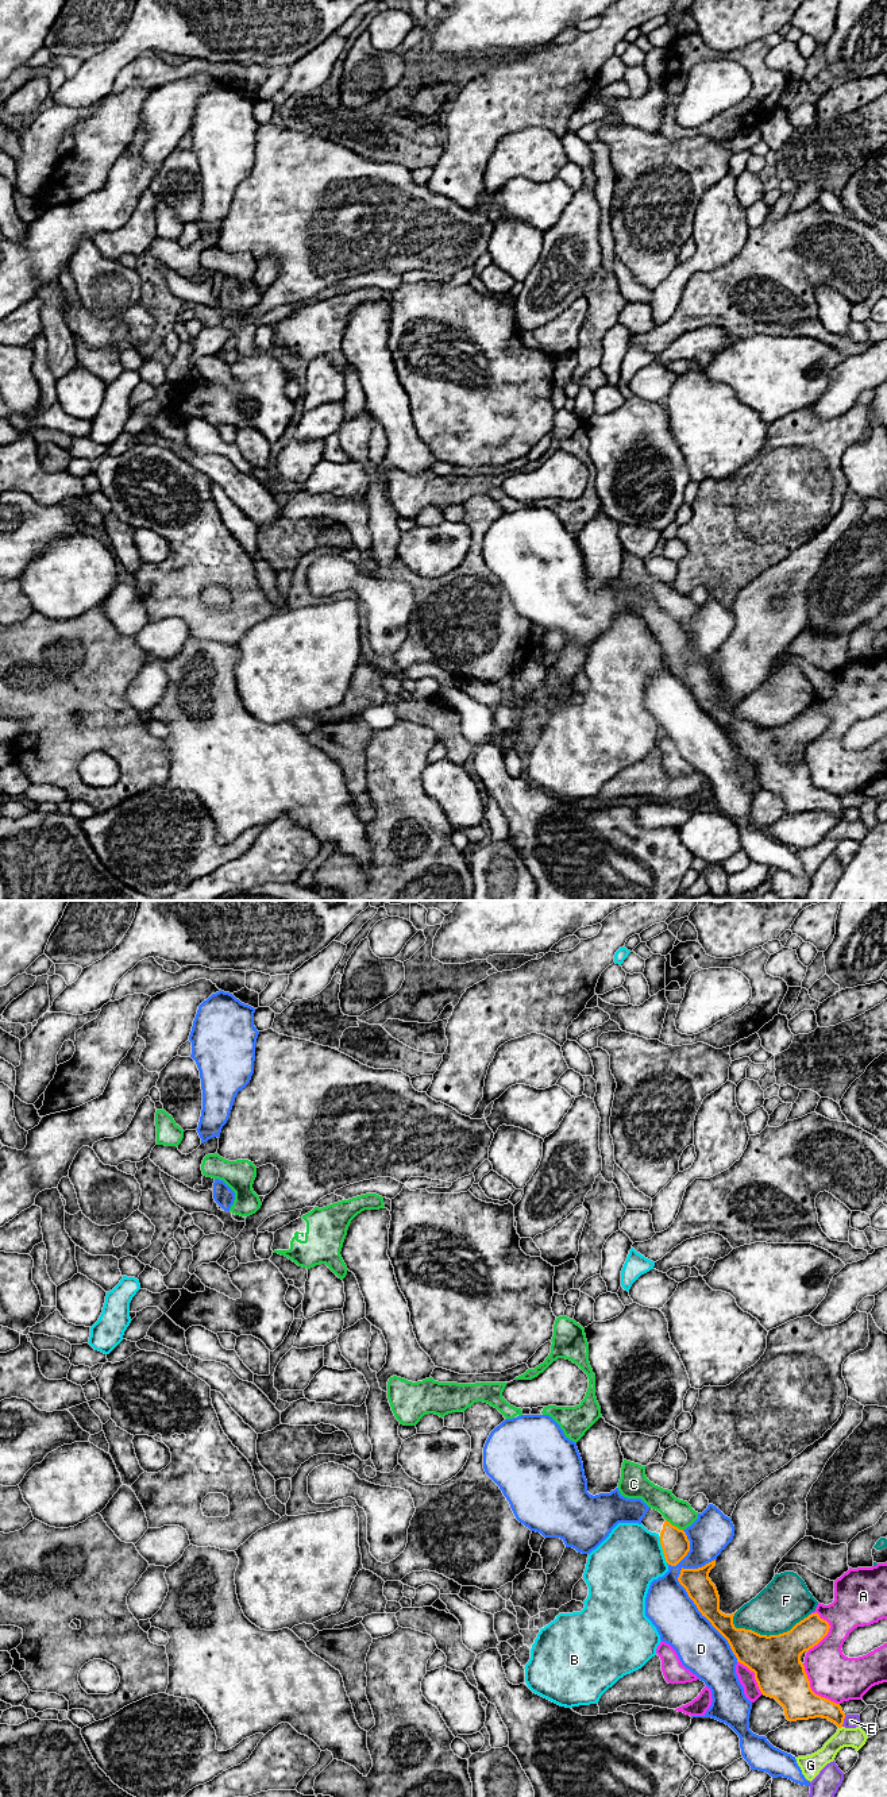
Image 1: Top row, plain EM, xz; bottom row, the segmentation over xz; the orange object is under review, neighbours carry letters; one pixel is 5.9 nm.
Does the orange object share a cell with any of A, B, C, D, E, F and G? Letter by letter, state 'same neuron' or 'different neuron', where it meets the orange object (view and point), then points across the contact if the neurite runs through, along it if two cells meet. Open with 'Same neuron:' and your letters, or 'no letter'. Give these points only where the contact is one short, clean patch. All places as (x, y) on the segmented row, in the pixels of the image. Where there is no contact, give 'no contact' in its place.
Same neuron: C
A: different neuron; contact xz (812, 1691)
B: different neuron; contact xz (663, 1550)
C: same neuron; contact xz (674, 1526); way xz (675, 1545), (674, 1526), (678, 1512)
D: different neuron; contact xz (701, 1612)
E: different neuron; contact xz (843, 1722)
F: different neuron; contact xz (770, 1635)
G: different neuron; contact xz (840, 1727)

